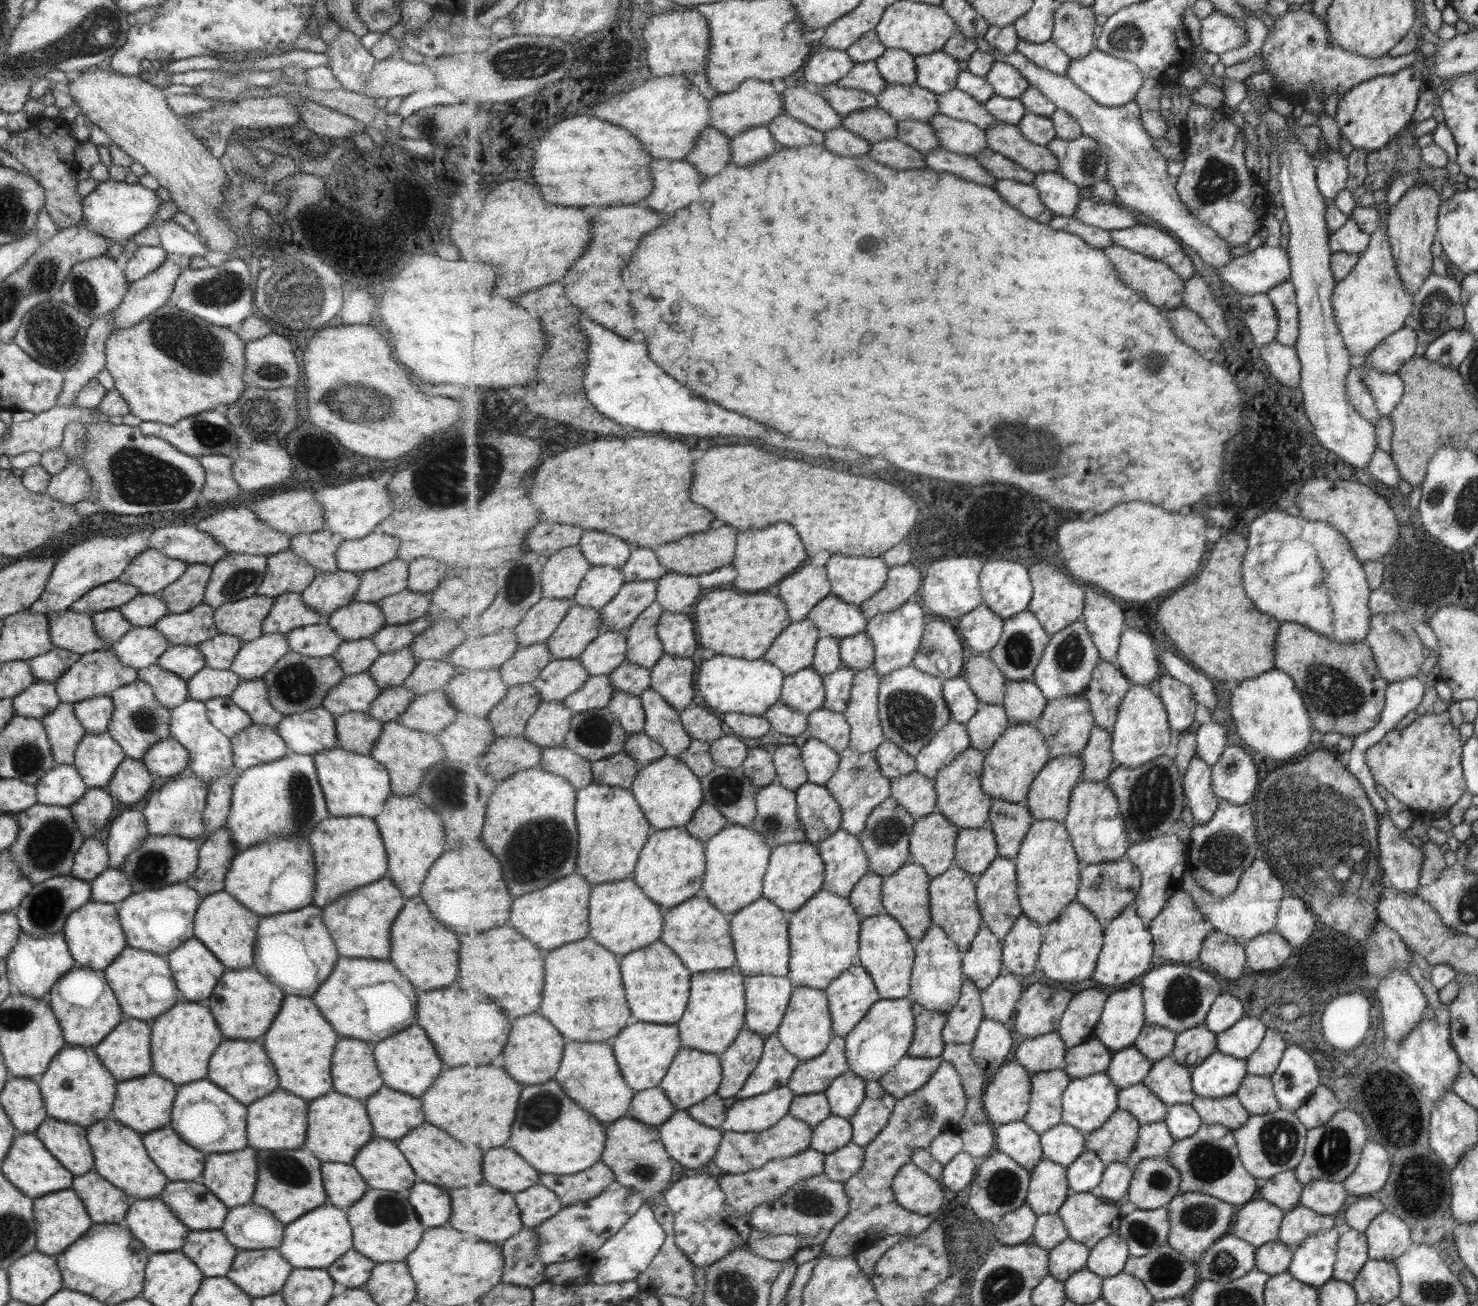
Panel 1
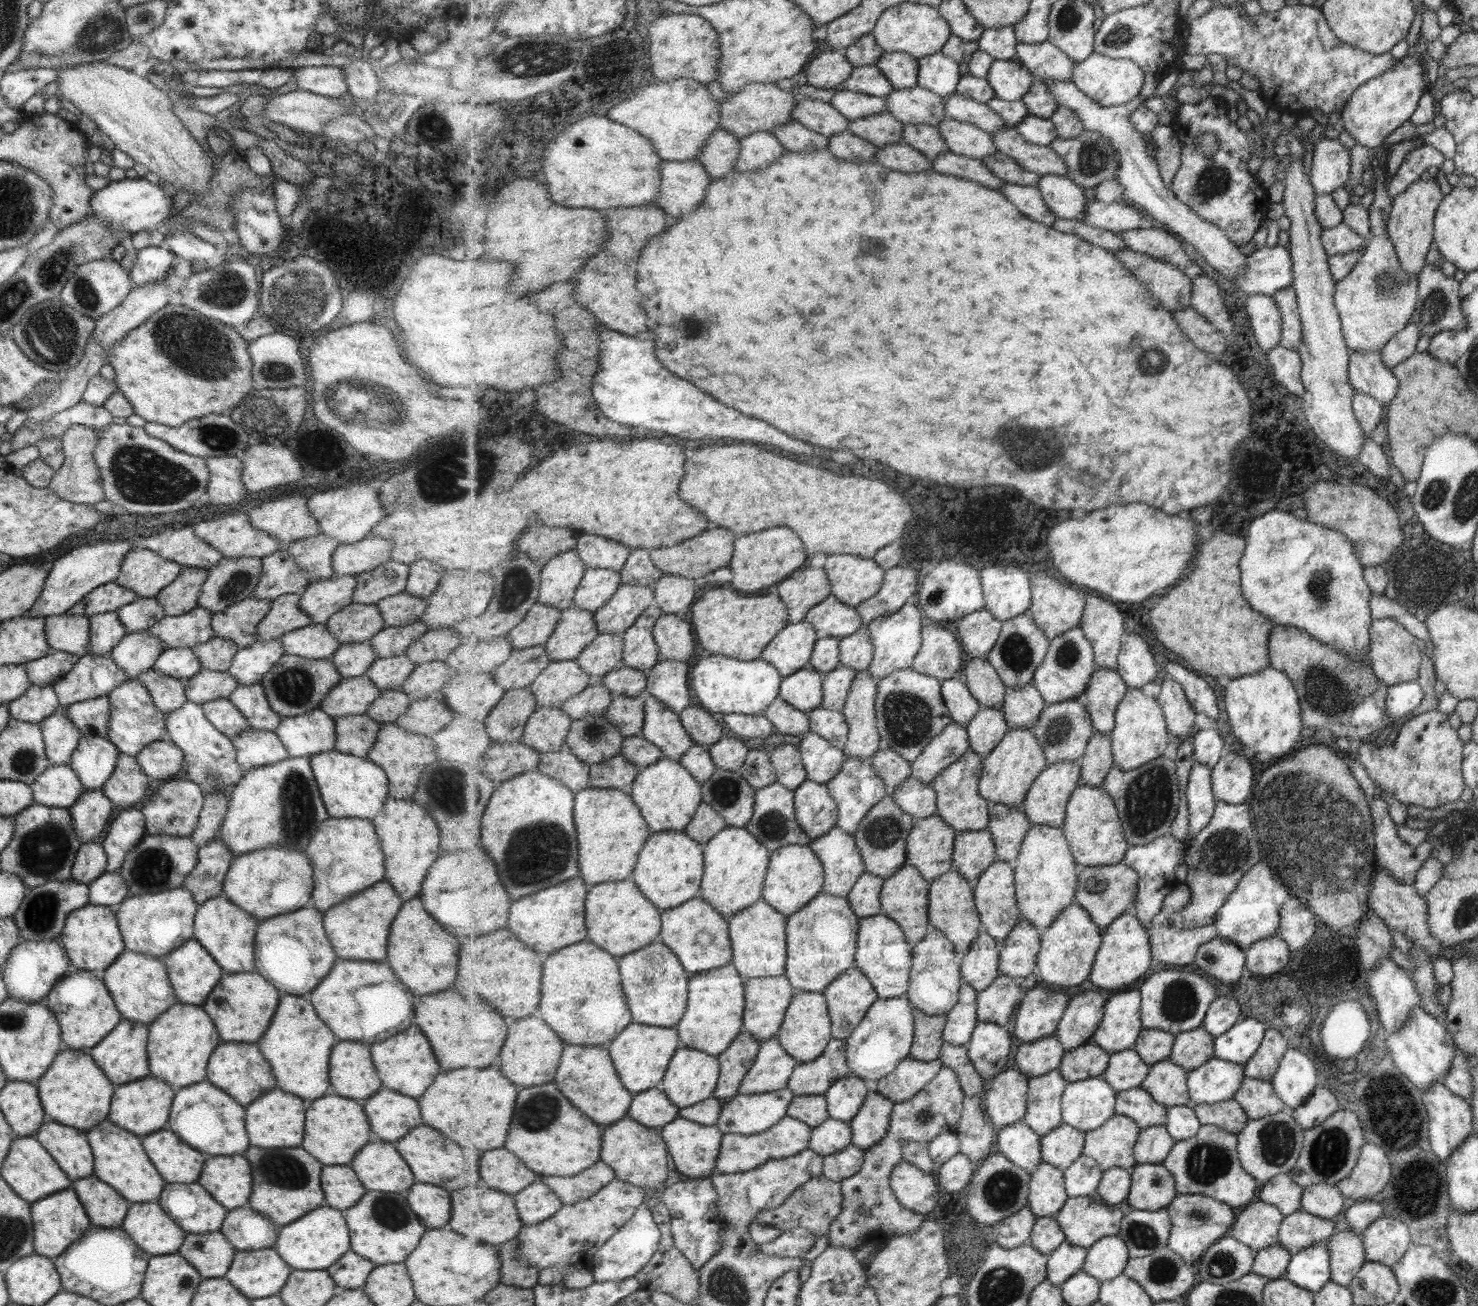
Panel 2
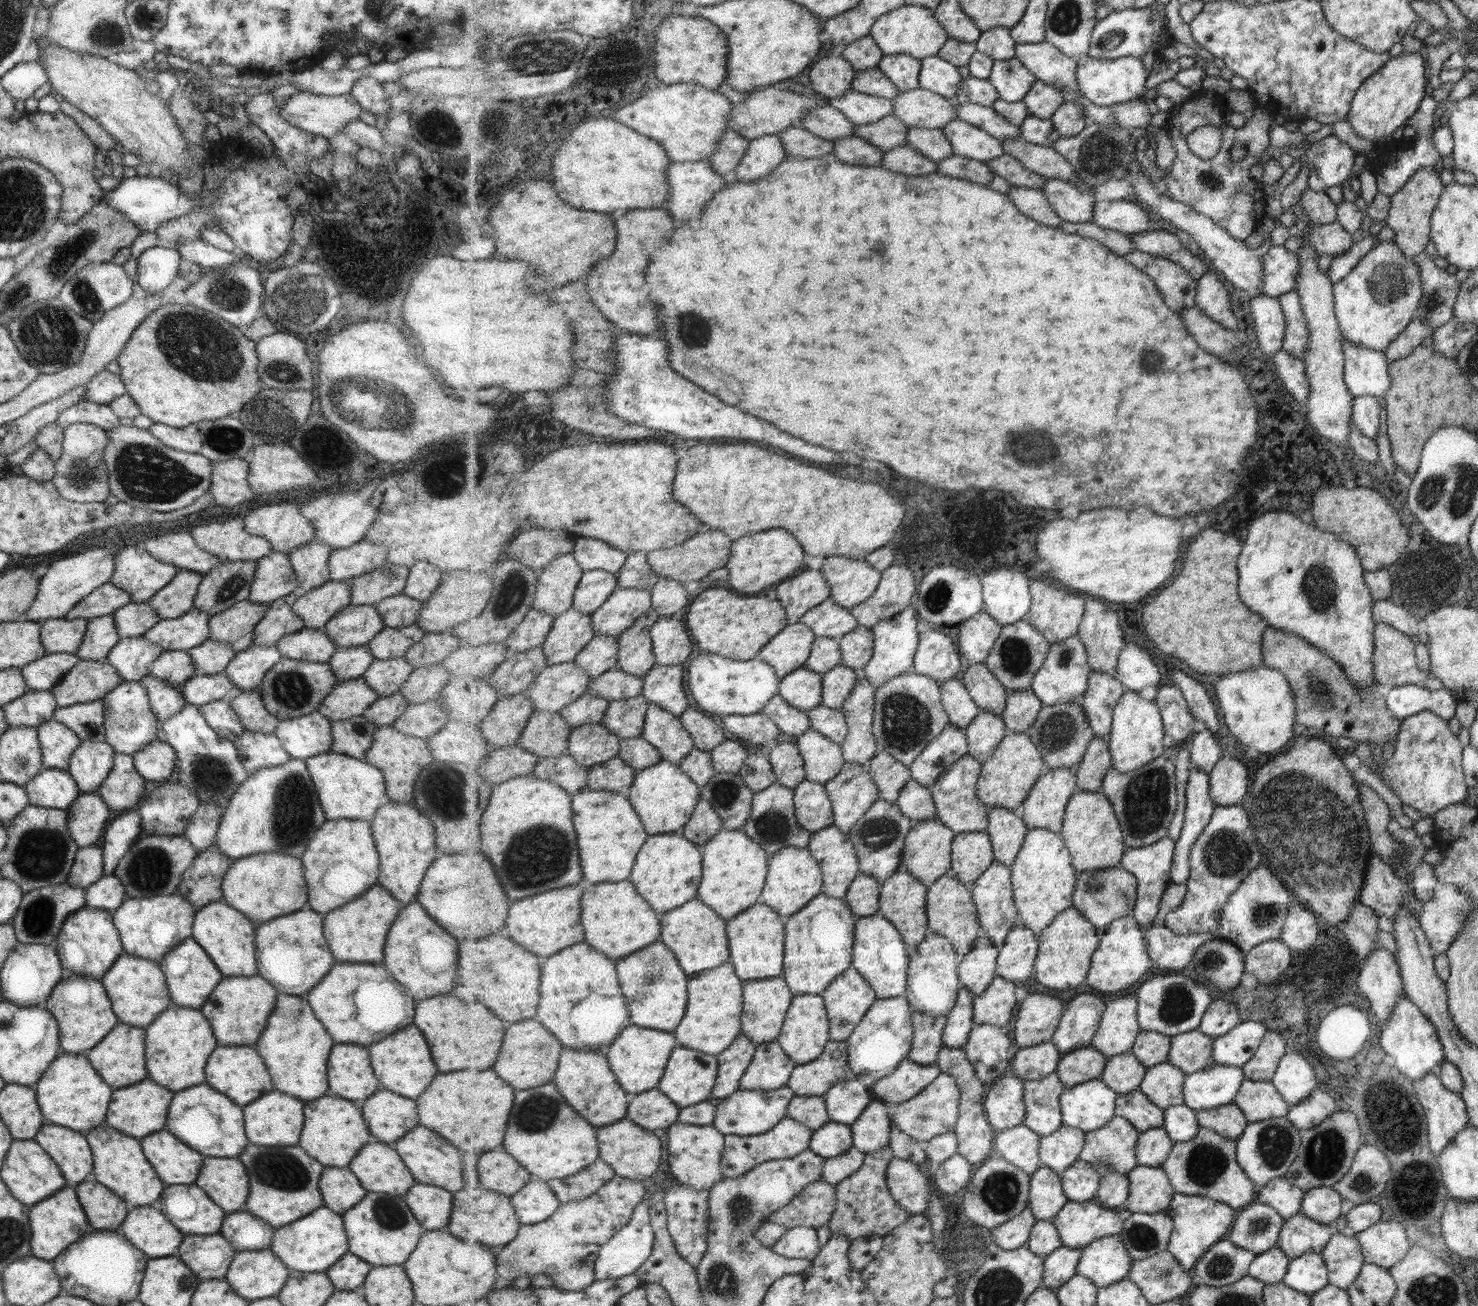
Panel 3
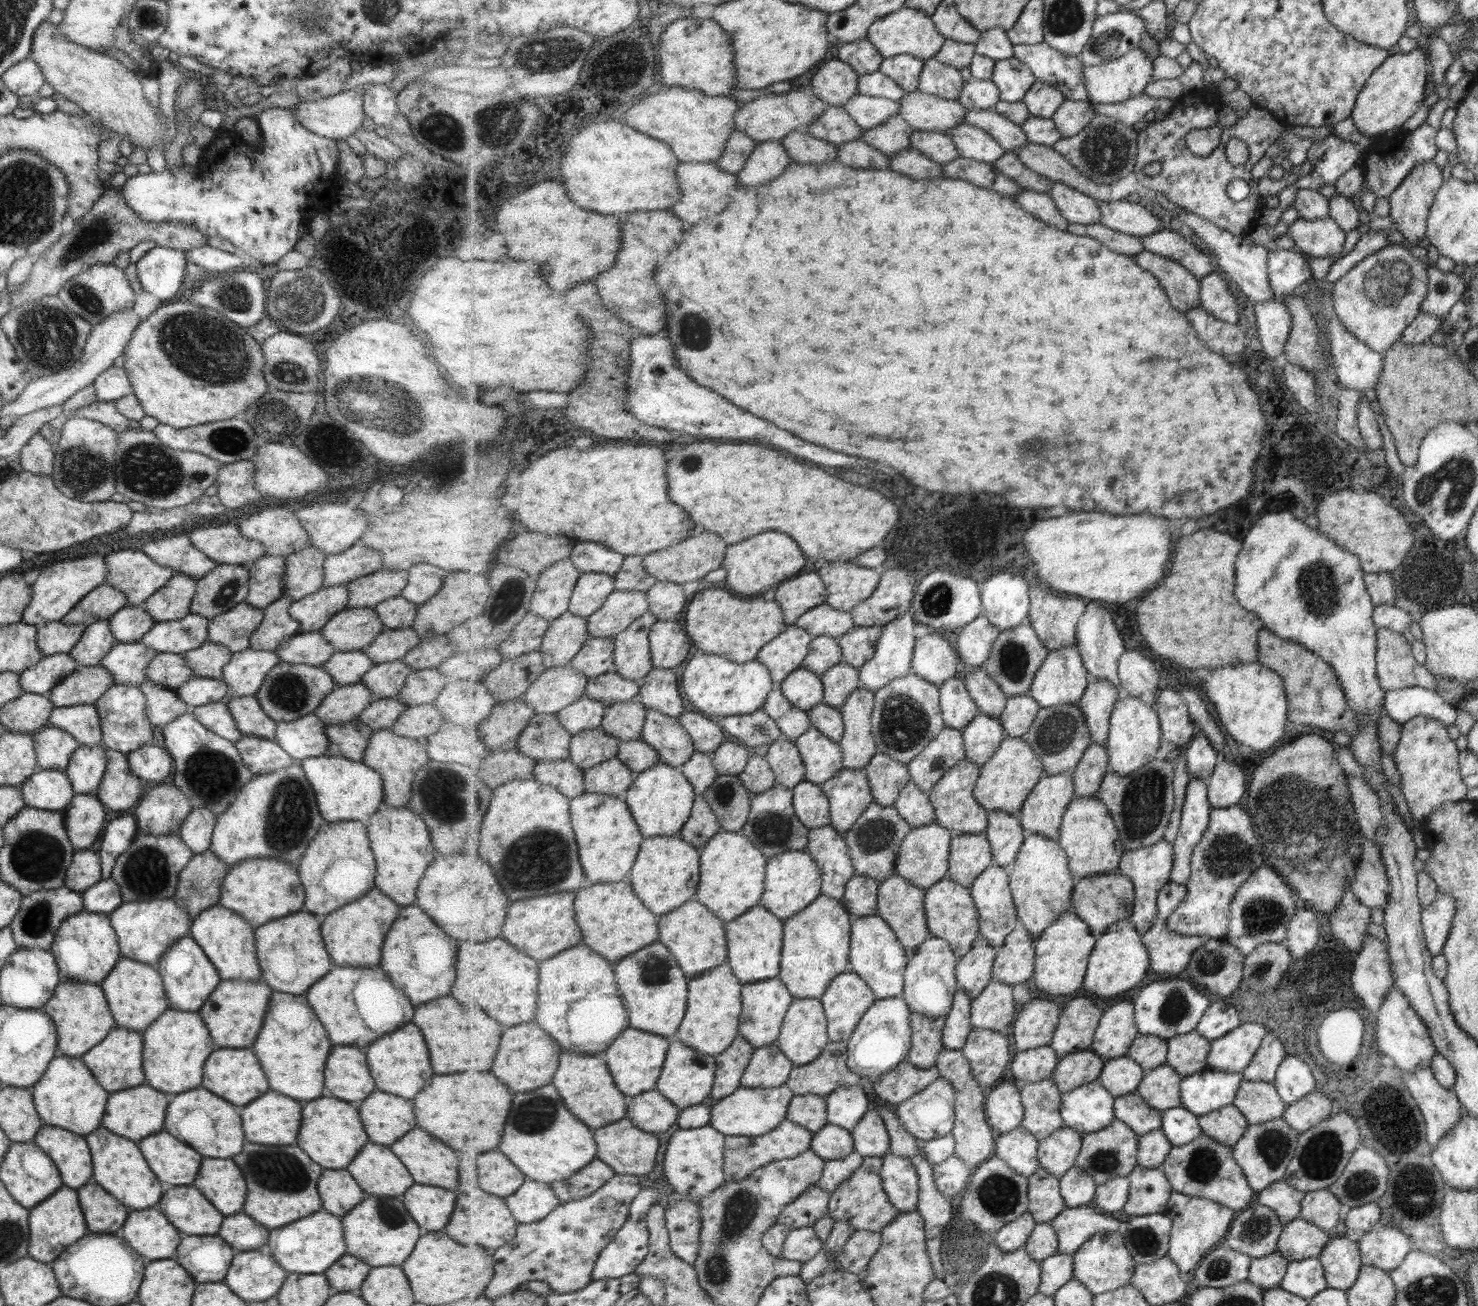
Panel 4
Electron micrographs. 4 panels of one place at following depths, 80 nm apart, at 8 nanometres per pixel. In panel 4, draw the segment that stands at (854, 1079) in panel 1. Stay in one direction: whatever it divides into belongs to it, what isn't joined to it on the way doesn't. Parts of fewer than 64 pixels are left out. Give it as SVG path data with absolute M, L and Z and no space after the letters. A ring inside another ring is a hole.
M840 1086L827 1098L828 1122L853 1131L869 1110L869 1098L863 1086Z

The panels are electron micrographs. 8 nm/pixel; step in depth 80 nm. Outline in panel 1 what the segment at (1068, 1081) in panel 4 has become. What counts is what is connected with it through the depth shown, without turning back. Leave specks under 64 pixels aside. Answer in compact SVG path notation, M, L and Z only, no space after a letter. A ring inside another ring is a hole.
M1095 1036L1083 1044L1068 1049L1066 1067L1073 1079L1087 1078L1092 1074L1105 1073L1111 1066L1114 1052Z

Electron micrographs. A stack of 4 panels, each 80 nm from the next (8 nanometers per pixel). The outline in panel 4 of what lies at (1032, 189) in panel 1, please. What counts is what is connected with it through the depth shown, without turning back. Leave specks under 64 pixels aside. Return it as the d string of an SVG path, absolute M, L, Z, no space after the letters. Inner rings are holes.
M1022 189L1015 199L1026 211L1034 214L1043 222L1049 223L1059 230L1068 230L1070 222L1062 215L1049 193Z

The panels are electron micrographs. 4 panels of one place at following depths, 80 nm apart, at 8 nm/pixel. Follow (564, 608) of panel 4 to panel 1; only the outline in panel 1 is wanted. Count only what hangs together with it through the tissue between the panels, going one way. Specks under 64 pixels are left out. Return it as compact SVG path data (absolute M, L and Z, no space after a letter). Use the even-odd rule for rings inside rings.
M579 546L565 548L546 558L542 574L544 597L565 600L575 596L591 568L592 563Z

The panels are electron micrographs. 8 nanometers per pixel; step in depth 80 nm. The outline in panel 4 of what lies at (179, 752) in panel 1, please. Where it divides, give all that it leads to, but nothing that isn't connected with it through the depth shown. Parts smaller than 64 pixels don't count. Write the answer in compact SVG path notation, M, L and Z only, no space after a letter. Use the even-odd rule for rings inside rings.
M141 746L141 748L129 752L126 756L129 771L142 782L163 780L171 772L172 761L169 754L157 746Z

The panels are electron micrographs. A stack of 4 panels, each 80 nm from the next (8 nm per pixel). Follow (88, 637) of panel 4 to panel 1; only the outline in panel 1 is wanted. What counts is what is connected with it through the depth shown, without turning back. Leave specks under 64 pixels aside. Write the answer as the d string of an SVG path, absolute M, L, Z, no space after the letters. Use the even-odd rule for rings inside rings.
M118 609L95 612L91 615L91 620L93 632L101 642L106 644L104 650L110 650L110 646L115 644L132 627L121 616Z

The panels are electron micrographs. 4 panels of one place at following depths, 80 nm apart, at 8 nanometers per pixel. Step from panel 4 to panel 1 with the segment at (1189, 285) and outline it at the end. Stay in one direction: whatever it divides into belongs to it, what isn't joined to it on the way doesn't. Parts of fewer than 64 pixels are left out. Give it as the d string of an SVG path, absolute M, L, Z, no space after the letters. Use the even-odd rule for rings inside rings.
M1117 244L1108 246L1104 251L1108 255L1108 258L1111 259L1111 262L1113 262L1115 270L1119 270L1121 278L1125 278L1125 282L1127 282L1127 286L1131 290L1143 292L1154 305L1157 305L1164 311L1185 306L1186 281L1176 271L1173 271L1168 264Z

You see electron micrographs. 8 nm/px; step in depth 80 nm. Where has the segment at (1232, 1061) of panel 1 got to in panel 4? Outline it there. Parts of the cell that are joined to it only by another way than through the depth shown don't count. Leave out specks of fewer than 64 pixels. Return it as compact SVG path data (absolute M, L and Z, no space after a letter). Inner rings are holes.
M1210 1068L1186 1076L1180 1086L1182 1106L1199 1117L1233 1105L1244 1080L1241 1072L1221 1072Z

